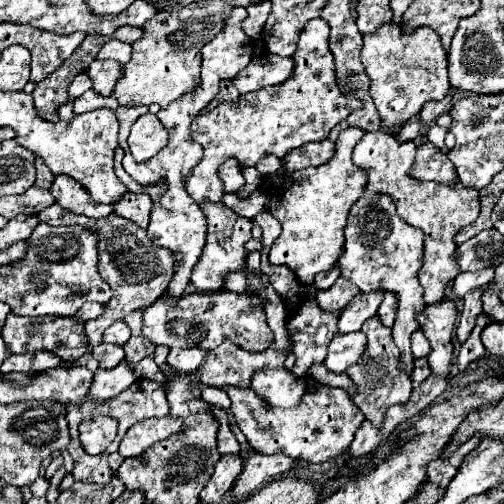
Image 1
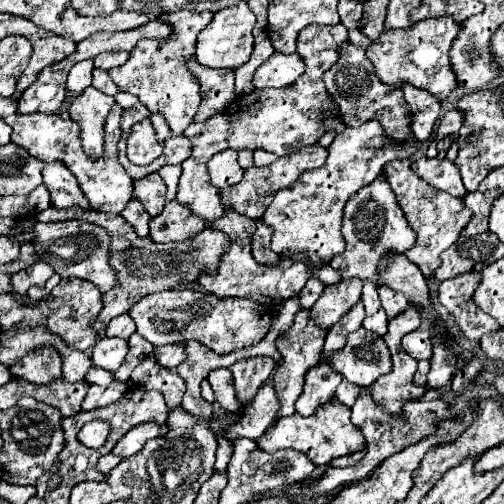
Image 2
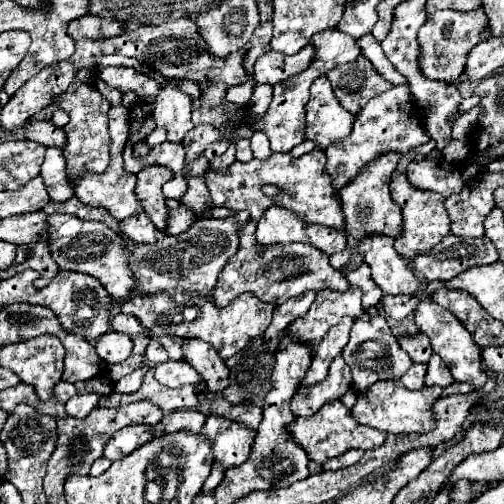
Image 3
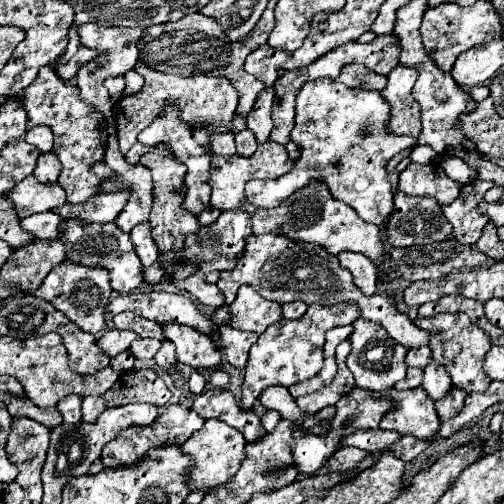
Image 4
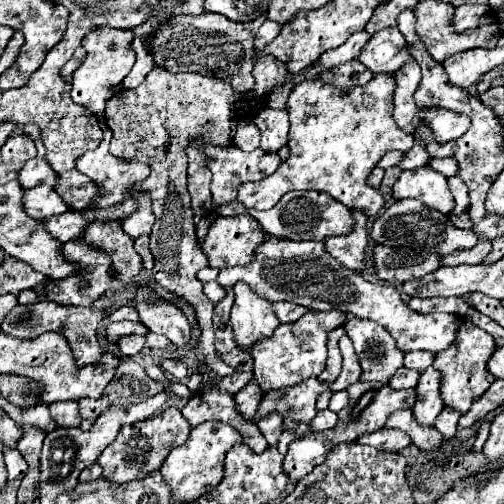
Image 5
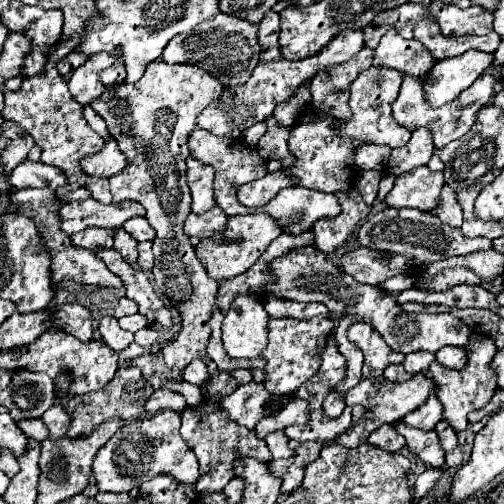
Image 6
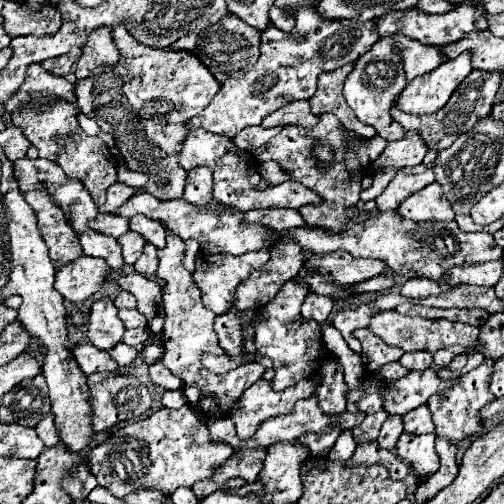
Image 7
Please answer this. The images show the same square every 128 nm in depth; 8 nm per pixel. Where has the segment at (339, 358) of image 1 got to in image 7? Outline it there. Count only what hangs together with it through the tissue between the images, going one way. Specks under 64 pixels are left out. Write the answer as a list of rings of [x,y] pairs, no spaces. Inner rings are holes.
[[[368,328],[356,330],[352,334],[354,334],[354,338],[358,338],[362,342],[362,366],[366,370],[366,374],[370,374],[370,376],[374,372],[378,372],[384,364],[400,360],[400,356],[404,354],[400,348],[392,348],[392,346],[384,344]]]

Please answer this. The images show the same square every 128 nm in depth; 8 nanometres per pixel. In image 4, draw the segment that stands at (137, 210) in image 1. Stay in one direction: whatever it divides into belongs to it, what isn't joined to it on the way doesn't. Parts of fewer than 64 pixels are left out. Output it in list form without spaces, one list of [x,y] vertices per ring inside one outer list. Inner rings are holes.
[[[148,222],[132,228],[130,240],[132,240],[134,250],[136,250],[136,254],[140,256],[140,260],[142,260],[144,266],[154,264],[154,262],[158,260],[158,254],[160,254],[160,252],[158,252],[158,246],[156,246],[152,234],[150,234],[150,224],[148,224]]]

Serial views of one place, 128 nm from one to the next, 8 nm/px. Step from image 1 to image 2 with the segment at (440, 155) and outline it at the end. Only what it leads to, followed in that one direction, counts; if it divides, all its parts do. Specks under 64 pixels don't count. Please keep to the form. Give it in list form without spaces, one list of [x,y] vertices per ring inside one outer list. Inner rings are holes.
[[[422,156],[412,162],[412,170],[438,190],[444,190],[444,192],[458,196],[458,198],[466,196],[466,188],[462,186],[460,172],[454,166],[454,162],[450,162],[450,160]]]

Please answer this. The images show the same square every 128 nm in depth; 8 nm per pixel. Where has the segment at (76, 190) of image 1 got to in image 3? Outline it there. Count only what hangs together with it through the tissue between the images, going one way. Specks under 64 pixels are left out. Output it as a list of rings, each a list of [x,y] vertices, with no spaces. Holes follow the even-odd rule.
[[[46,148],[46,160],[42,164],[40,176],[44,178],[52,202],[66,202],[74,196],[74,188],[66,174],[66,160],[60,148]]]

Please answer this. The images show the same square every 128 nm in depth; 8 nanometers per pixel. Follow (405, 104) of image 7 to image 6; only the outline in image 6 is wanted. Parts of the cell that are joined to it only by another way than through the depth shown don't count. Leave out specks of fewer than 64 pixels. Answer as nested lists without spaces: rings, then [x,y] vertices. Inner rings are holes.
[[[468,50],[456,58],[446,58],[446,60],[438,60],[430,72],[430,78],[424,82],[424,96],[428,100],[428,104],[432,106],[442,106],[452,102],[454,98],[460,96],[462,90],[466,90],[476,78],[482,76],[482,72],[494,62],[494,54],[484,54],[480,50]]]

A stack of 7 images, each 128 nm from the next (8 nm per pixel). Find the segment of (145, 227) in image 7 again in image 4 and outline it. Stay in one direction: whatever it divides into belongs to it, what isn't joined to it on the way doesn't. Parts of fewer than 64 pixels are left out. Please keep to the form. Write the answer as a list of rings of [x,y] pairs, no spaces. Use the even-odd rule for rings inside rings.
[[[108,118],[108,166],[112,168],[112,176],[104,180],[100,186],[102,192],[106,192],[106,186],[130,186],[130,198],[124,206],[124,210],[114,220],[122,232],[130,232],[134,226],[142,224],[150,216],[152,208],[152,178],[148,168],[130,166],[124,160],[124,154],[118,150],[118,138],[116,138],[116,120]]]

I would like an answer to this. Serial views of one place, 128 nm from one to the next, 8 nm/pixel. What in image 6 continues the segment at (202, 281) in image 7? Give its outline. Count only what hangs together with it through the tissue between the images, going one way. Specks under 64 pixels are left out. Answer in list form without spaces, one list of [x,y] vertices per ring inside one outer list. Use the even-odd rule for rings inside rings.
[[[264,214],[232,216],[232,218],[228,218],[228,224],[224,228],[222,242],[214,242],[214,240],[206,238],[204,242],[200,242],[196,246],[196,254],[208,268],[208,276],[214,278],[216,282],[220,282],[222,278],[232,278],[232,276],[246,272],[264,254],[264,250],[270,246],[270,242],[274,238],[278,238],[280,234],[282,234],[280,228],[276,228],[276,222],[270,216],[264,216]]]

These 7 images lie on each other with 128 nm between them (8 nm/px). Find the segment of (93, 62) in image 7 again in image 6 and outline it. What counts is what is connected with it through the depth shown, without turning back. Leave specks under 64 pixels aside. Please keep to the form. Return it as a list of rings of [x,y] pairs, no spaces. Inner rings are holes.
[[[120,56],[120,68],[108,68],[108,72],[102,72],[102,84],[104,86],[116,86],[120,82],[124,82],[126,72],[124,72],[124,64],[122,64],[122,56]]]

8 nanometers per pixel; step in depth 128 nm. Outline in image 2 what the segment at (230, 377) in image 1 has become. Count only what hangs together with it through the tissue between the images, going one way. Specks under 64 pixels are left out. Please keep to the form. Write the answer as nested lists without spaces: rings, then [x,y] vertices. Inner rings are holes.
[[[264,356],[242,358],[230,366],[234,384],[236,384],[236,392],[238,392],[238,400],[242,406],[252,402],[252,396],[256,394],[260,384],[264,384],[272,376],[274,368],[276,368],[276,362]]]

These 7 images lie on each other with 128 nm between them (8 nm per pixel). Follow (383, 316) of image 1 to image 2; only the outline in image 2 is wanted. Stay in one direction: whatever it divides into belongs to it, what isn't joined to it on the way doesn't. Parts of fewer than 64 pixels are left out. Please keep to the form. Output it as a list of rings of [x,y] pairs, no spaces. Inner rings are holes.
[[[380,286],[378,288],[378,294],[380,294],[380,300],[382,300],[382,308],[386,310],[388,318],[394,318],[398,316],[400,312],[404,312],[404,308],[408,306],[408,300],[404,294],[388,288],[388,286]]]

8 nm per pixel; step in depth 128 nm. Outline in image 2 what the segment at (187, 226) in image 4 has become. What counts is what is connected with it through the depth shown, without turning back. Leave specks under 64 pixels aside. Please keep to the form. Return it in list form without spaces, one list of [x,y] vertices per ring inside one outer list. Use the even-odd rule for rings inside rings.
[[[152,174],[144,180],[134,182],[134,198],[138,198],[150,216],[158,216],[166,202],[166,184],[160,174]]]

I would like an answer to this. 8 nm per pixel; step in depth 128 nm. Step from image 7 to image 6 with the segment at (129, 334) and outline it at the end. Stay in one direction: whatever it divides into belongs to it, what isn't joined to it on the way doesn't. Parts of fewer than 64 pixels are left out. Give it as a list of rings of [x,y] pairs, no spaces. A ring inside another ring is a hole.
[[[144,328],[144,330],[136,332],[136,342],[138,342],[140,346],[144,346],[144,348],[152,346],[152,344],[156,342],[156,338],[158,338],[158,332],[152,332],[150,328]]]

